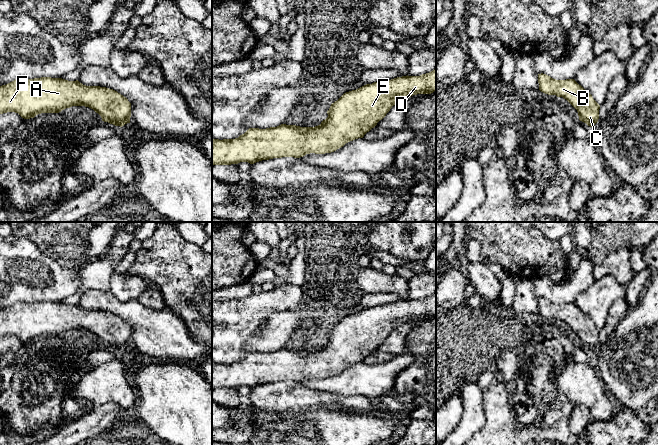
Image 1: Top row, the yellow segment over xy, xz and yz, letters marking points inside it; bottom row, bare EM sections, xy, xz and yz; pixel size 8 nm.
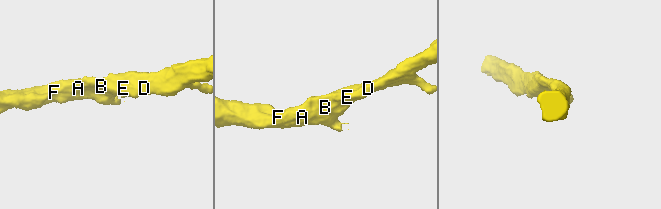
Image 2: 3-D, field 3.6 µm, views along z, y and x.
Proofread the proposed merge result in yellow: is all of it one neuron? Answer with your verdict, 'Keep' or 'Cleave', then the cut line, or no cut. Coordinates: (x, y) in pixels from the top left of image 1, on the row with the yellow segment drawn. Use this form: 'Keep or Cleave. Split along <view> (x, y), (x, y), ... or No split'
Keep. No split

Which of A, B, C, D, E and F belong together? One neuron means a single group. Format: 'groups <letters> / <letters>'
groups A B C D E F

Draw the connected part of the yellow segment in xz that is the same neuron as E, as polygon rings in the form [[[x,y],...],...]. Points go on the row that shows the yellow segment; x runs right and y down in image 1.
[[[436,68],[420,76],[407,75],[366,84],[356,90],[344,93],[332,103],[327,111],[328,117],[318,126],[300,127],[281,124],[266,129],[249,128],[235,139],[212,138],[212,165],[231,165],[240,162],[254,164],[273,158],[300,158],[310,153],[331,153],[350,141],[363,138],[397,102],[413,95],[431,94],[434,91],[436,91]]]

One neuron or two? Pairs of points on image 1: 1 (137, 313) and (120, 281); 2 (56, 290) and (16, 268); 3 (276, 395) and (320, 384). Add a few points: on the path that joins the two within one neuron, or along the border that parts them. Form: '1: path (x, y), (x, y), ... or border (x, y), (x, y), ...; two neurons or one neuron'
1: border (109, 291), (120, 301), (137, 300); two neurons
2: path (46, 280), (26, 274); one neuron
3: border (297, 382), (311, 389), (320, 389), (330, 393); two neurons

